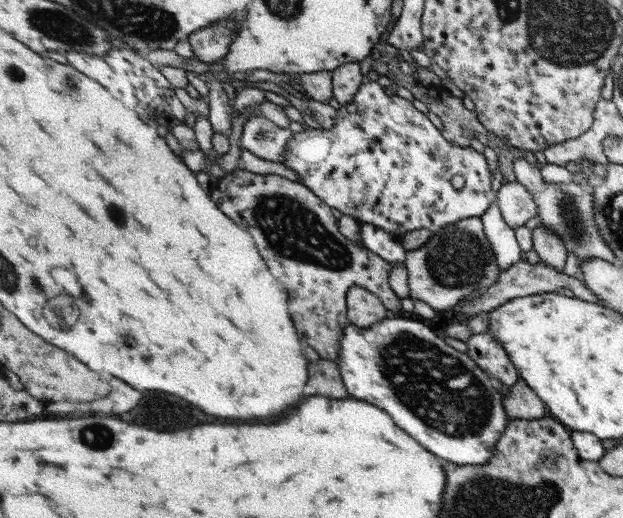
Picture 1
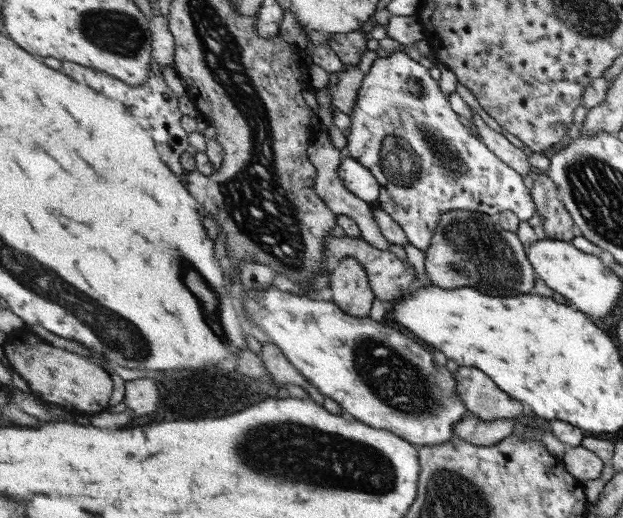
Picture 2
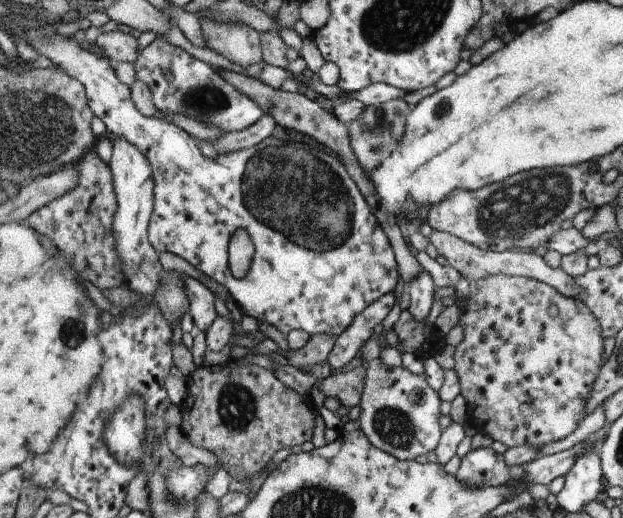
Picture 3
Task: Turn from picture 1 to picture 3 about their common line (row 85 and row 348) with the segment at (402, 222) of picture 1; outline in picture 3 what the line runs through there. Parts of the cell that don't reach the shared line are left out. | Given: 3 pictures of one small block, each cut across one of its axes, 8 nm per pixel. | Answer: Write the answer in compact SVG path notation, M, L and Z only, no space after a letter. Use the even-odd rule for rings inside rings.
M373 336L367 346L363 348L363 364L367 366L367 386L365 386L365 394L363 394L363 402L361 402L361 430L369 436L369 440L397 456L397 460L401 462L413 462L417 456L427 454L427 452L435 452L441 444L443 432L441 430L441 394L435 392L425 374L417 376L413 372L409 372L407 368L387 368L381 364L379 354L381 354L381 346L379 346L379 336Z

